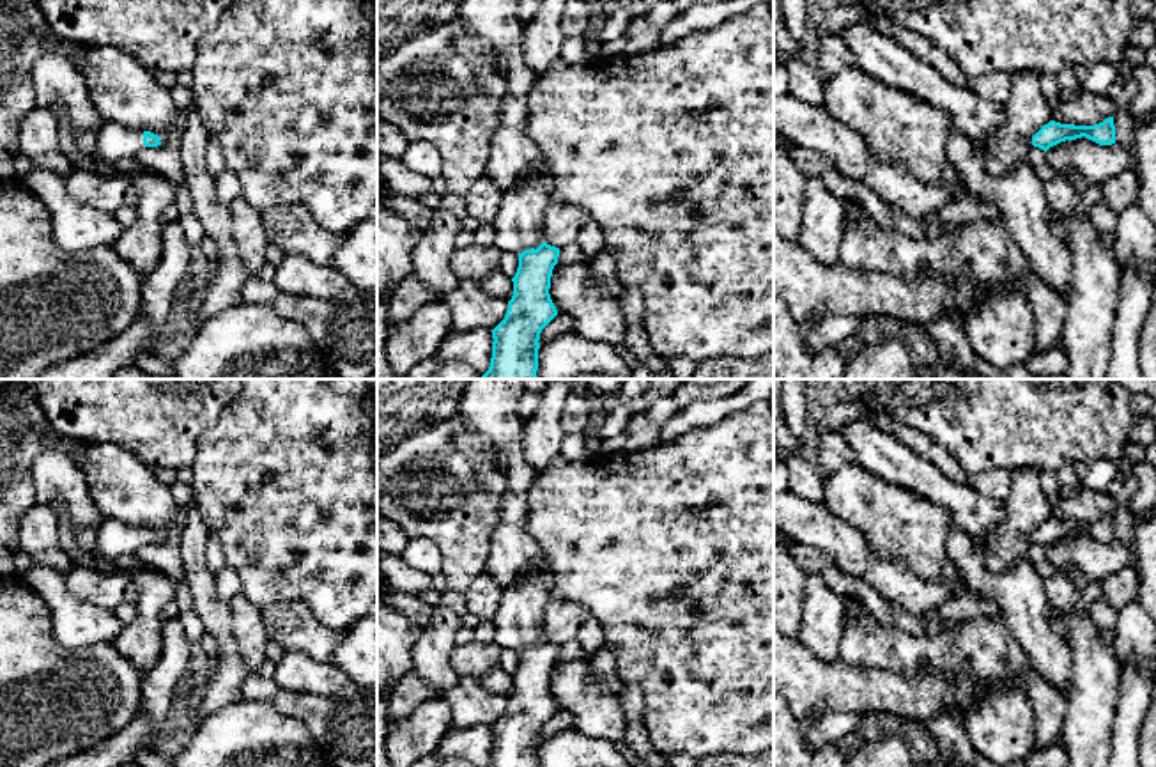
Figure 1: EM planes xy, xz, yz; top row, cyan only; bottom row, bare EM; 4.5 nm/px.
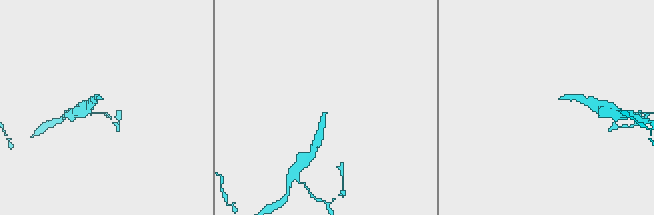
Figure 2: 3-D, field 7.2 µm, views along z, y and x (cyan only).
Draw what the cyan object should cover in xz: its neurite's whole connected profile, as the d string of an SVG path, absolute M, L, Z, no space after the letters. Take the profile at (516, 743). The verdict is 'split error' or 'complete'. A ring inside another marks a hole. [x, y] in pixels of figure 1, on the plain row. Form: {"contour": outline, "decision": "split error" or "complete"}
{"contour": "M549 569L529 572L503 590L494 641L517 652L519 664L506 712L492 726L489 767L538 767L540 730L558 712L549 686L559 645L542 638L543 609L552 590Z", "decision": "split error"}

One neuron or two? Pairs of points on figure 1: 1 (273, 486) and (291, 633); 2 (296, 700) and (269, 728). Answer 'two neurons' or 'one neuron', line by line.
1: two neurons
2: two neurons

